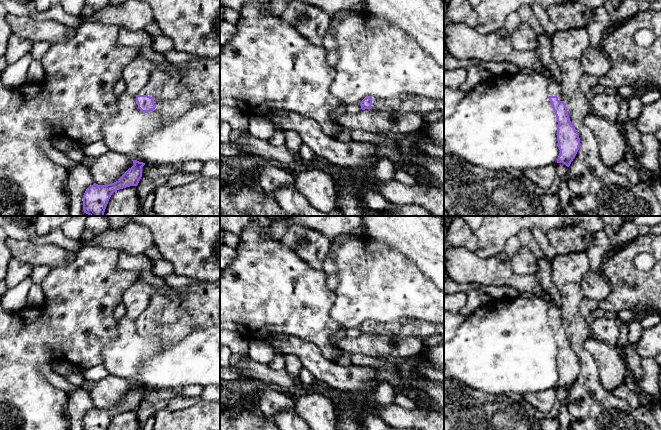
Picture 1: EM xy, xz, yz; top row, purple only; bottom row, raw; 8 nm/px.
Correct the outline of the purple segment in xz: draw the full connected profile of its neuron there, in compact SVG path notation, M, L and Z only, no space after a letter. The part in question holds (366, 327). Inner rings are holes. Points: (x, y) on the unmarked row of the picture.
M402 318L389 324L381 324L369 320L360 326L360 330L362 334L387 334L400 337L425 338L434 335L444 336L443 324L408 318Z

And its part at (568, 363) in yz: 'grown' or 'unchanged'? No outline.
grown

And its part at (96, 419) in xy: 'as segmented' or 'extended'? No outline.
as segmented

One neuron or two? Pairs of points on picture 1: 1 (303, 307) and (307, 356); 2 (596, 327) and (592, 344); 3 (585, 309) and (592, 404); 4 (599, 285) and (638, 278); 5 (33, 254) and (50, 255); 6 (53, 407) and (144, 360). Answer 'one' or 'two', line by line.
1: two
2: two
3: two
4: two
5: one
6: two

